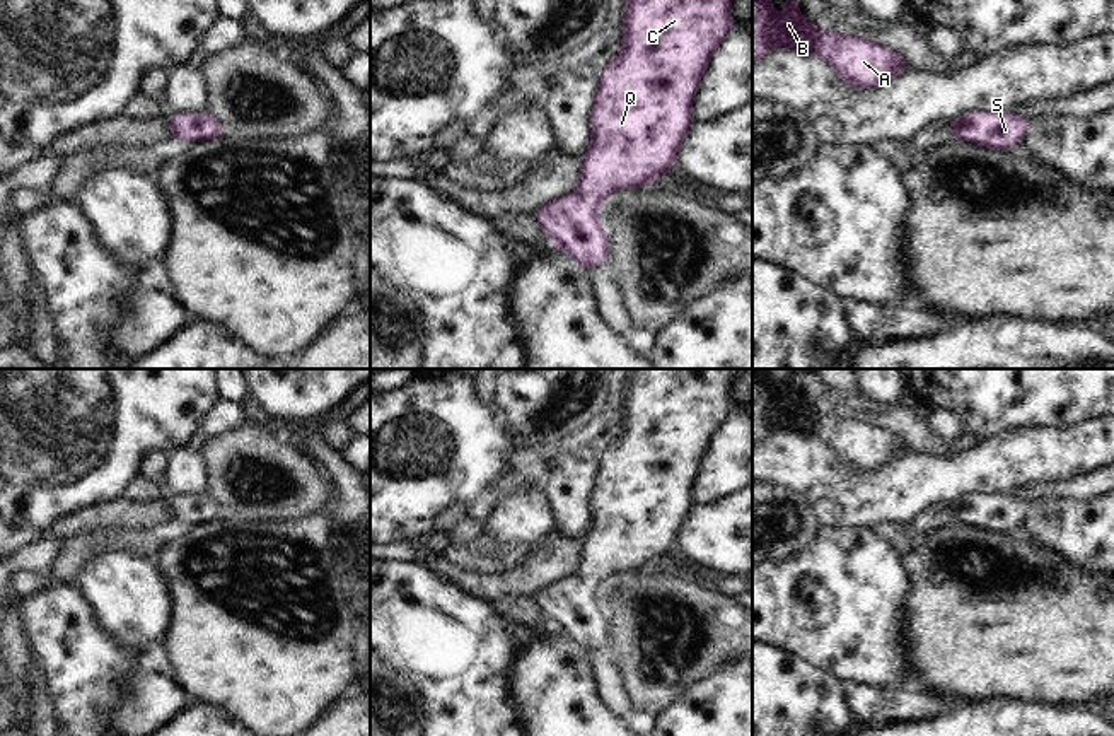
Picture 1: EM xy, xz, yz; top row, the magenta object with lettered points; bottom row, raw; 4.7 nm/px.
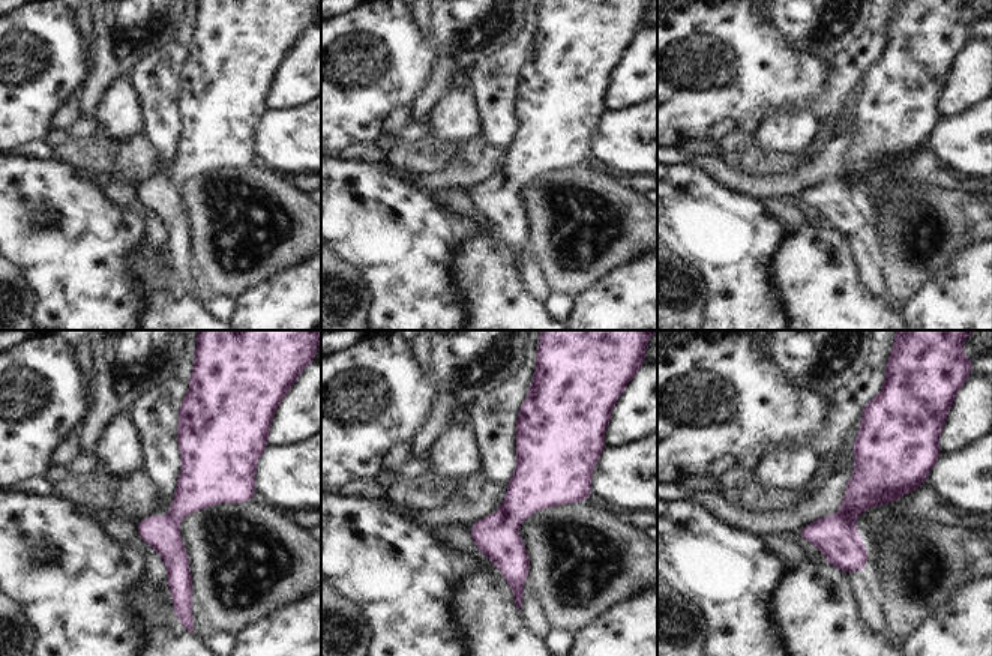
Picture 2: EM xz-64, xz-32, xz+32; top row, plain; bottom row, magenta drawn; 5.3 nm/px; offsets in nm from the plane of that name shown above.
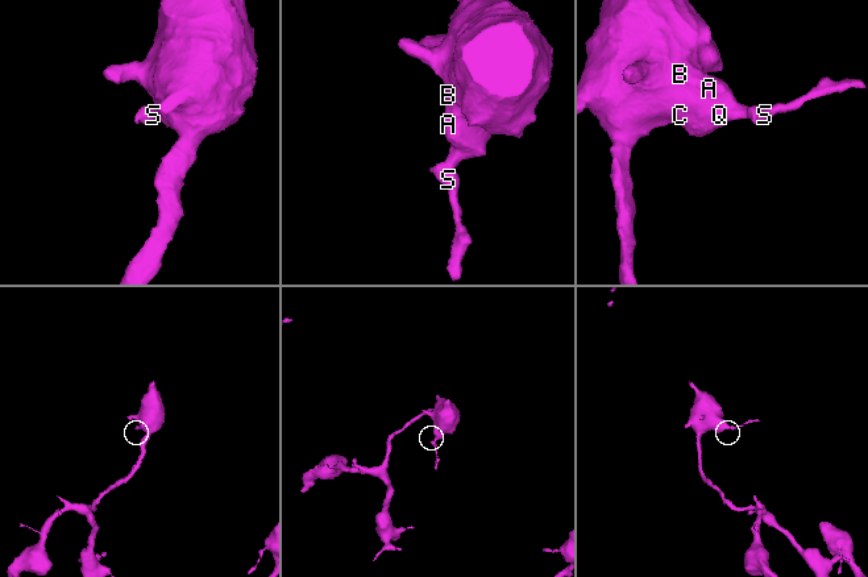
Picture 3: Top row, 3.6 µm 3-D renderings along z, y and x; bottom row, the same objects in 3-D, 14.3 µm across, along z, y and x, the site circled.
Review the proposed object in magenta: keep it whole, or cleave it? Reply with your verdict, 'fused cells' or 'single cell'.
single cell

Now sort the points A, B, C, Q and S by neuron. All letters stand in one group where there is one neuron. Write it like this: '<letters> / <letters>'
A B C Q S

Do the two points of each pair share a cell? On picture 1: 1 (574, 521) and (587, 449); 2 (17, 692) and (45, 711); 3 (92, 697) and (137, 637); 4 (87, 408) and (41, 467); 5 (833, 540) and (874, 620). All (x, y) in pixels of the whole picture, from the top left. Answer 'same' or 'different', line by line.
1: same
2: different
3: different
4: same
5: same

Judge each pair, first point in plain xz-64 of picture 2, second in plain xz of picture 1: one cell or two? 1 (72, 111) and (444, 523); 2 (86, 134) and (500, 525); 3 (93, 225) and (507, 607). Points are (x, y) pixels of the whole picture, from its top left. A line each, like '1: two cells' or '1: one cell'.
1: one cell
2: two cells
3: two cells

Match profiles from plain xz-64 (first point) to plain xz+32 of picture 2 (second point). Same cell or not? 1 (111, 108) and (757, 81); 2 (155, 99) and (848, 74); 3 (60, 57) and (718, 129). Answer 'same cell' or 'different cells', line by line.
1: different cells
2: same cell
3: different cells

